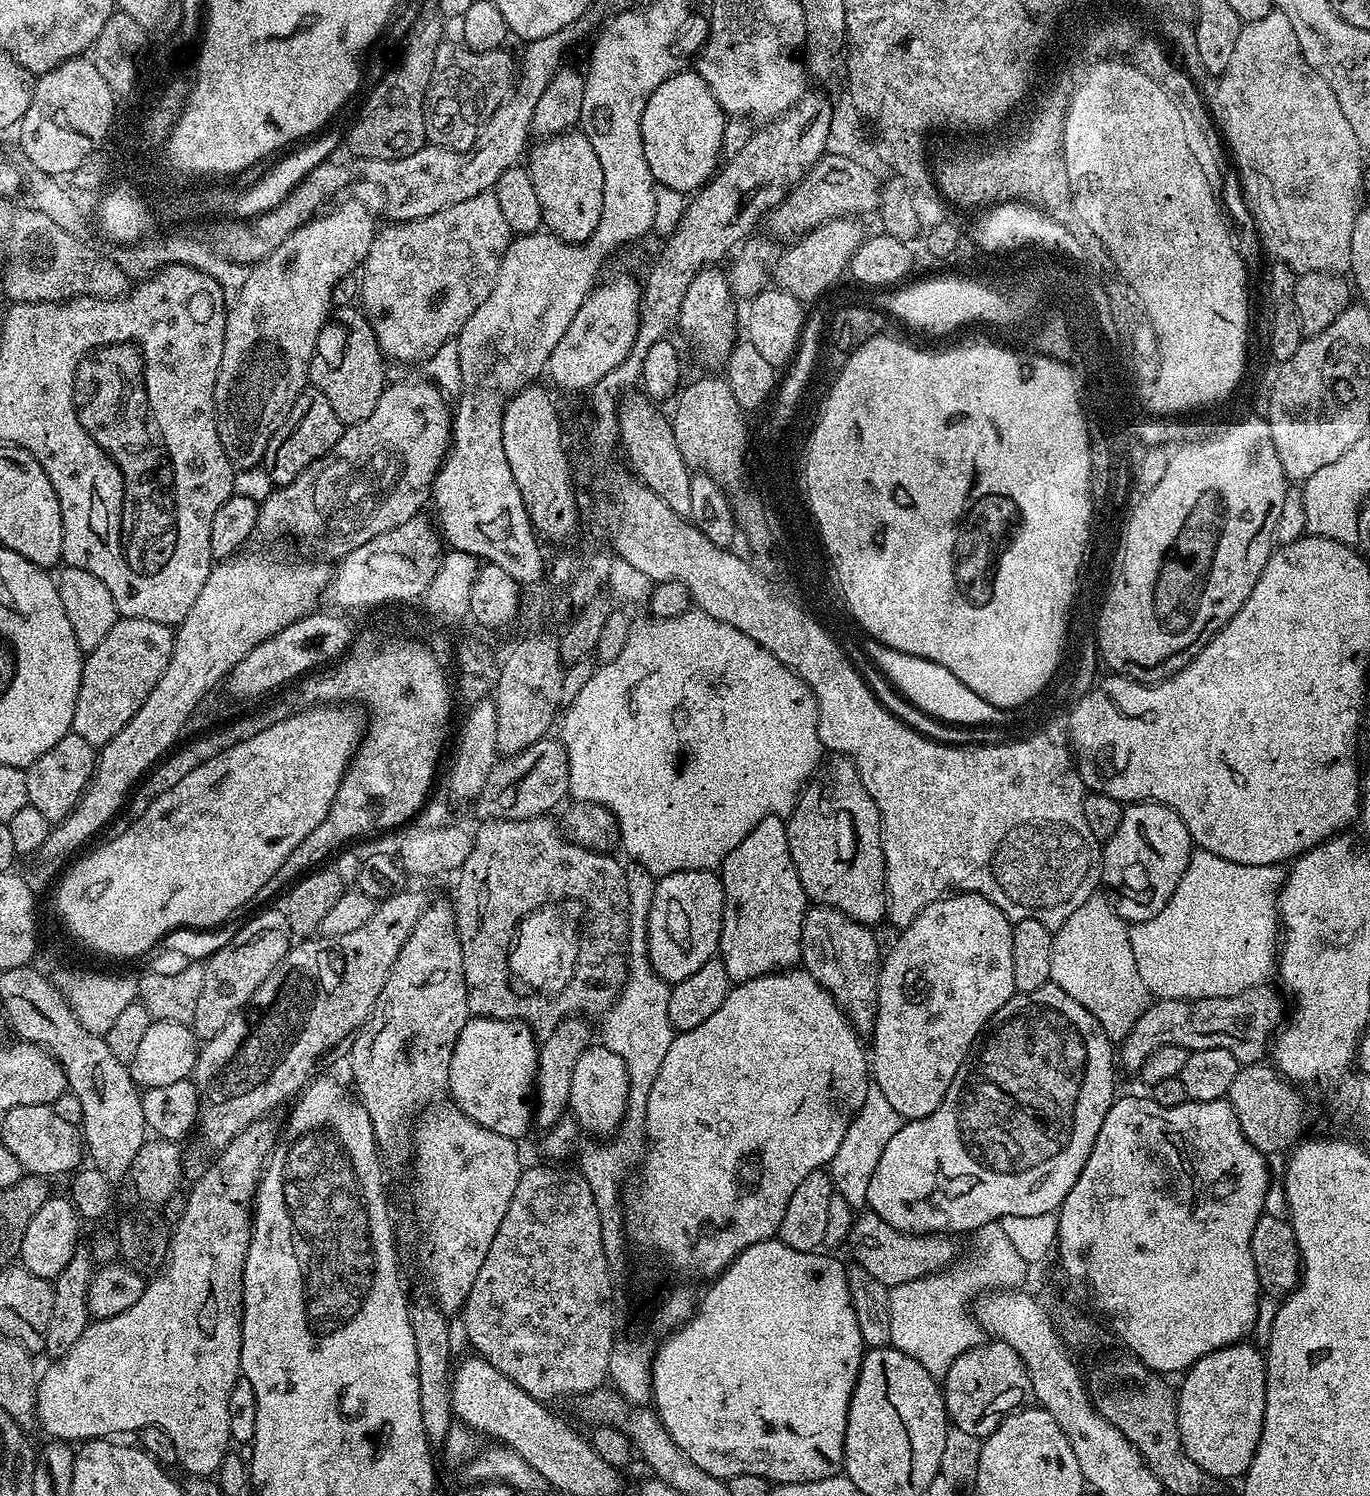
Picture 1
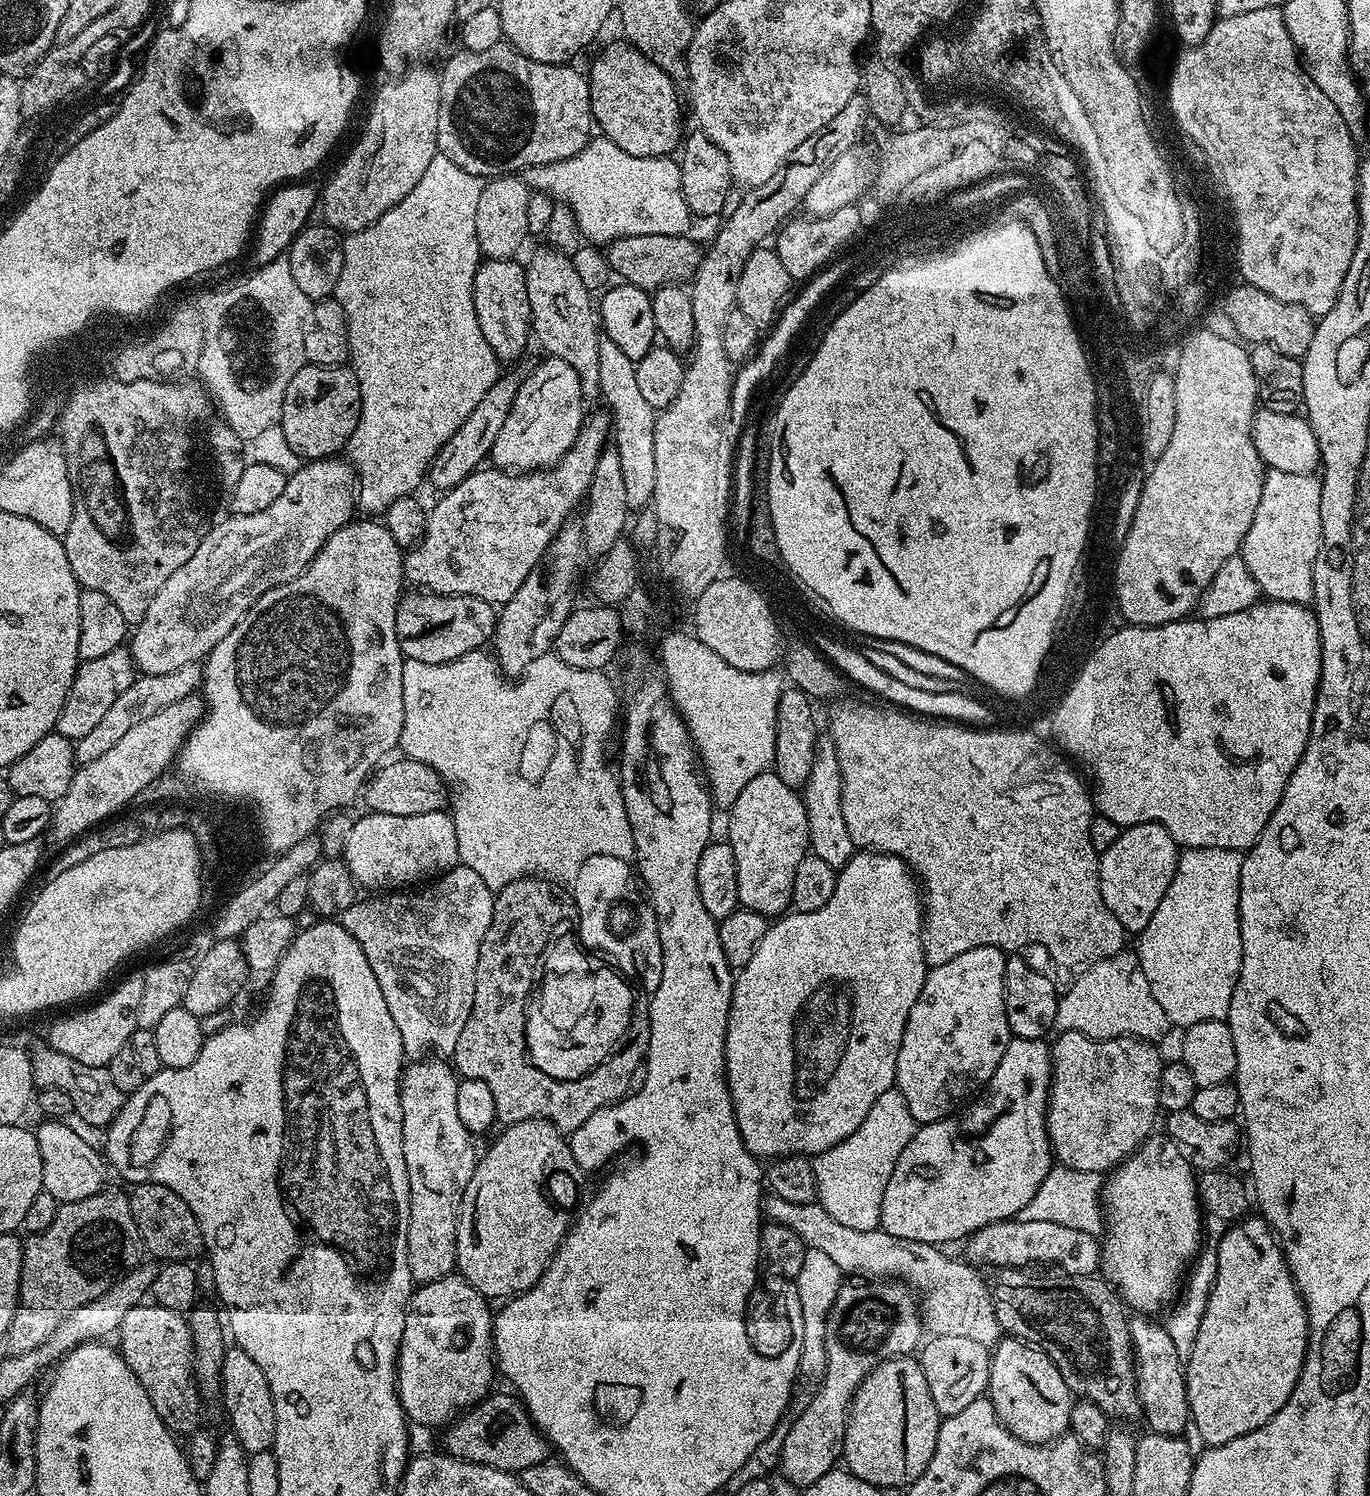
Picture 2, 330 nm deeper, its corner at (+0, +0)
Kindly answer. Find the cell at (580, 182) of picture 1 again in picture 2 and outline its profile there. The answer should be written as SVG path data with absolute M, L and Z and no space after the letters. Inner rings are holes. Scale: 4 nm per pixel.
M607 338L601 339L598 346L598 378L600 396L605 400L610 413L610 424L614 429L614 447L622 461L622 475L626 485L628 507L639 510L651 501L654 494L654 430L656 429L657 409L642 398L638 390L636 366L633 360L626 358L618 346Z

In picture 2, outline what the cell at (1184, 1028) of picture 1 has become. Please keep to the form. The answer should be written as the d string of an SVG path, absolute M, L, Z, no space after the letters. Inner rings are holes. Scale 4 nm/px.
M1060 1032L1057 1037L1050 1044L1052 1090L1048 1094L1048 1141L1052 1143L1052 1155L1066 1168L1107 1173L1153 1135L1156 1112L1161 1111L1156 1087L1165 1061L1160 1060L1155 1043L1134 1036L1091 1040L1086 1034Z

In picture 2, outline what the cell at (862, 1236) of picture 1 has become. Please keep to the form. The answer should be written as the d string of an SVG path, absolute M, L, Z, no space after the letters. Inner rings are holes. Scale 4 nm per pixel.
M1019 1218L999 1220L979 1228L967 1237L968 1255L966 1260L973 1266L985 1264L995 1270L1024 1270L1027 1264L1060 1264L1059 1271L1066 1276L1090 1276L1099 1269L1101 1241L1091 1232L1070 1230L1070 1226L1062 1226L1058 1222L1022 1222Z

